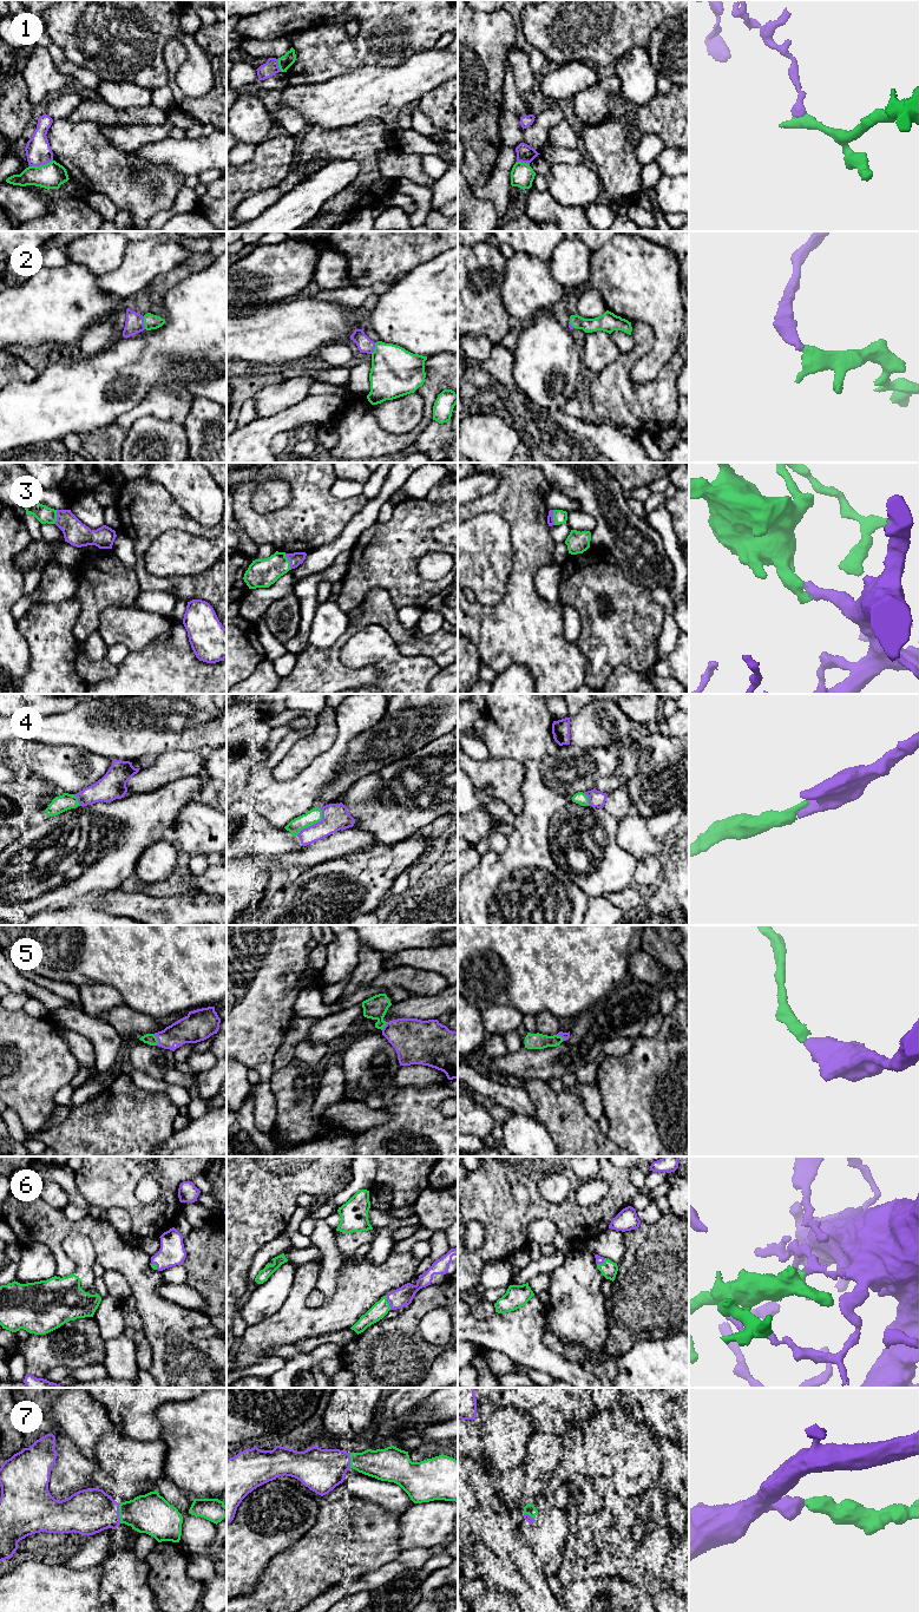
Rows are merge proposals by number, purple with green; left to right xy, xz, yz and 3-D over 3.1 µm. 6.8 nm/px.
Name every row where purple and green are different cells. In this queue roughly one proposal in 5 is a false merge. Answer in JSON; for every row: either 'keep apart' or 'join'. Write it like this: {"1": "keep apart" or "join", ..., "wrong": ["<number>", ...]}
{"1": "keep apart", "2": "join", "3": "join", "4": "join", "5": "join", "6": "join", "7": "join", "wrong": ["1"]}

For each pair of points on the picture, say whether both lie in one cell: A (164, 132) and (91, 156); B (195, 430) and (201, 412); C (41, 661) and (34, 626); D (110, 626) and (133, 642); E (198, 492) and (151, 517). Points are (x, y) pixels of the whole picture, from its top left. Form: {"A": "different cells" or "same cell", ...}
{"A": "different cells", "B": "same cell", "C": "same cell", "D": "same cell", "E": "different cells"}

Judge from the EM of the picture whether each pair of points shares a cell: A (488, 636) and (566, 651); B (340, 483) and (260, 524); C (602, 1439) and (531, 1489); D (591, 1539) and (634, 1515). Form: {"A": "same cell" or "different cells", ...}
{"A": "same cell", "B": "different cells", "C": "same cell", "D": "same cell"}

